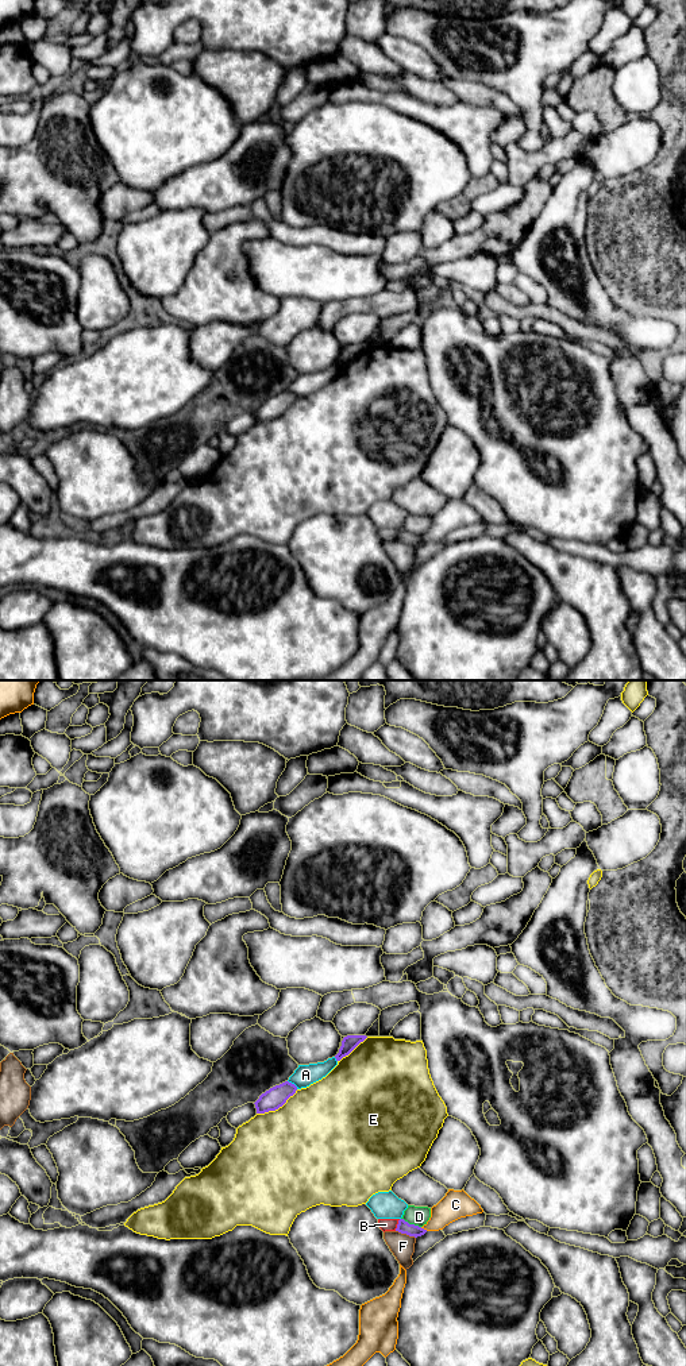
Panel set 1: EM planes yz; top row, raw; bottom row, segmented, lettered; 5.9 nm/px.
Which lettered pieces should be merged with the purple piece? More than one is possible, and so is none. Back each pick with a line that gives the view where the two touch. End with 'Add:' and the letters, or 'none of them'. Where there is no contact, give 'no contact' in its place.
Add: none of them

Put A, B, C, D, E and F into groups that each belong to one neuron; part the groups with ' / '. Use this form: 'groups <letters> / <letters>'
groups A / B / C / D / E / F

